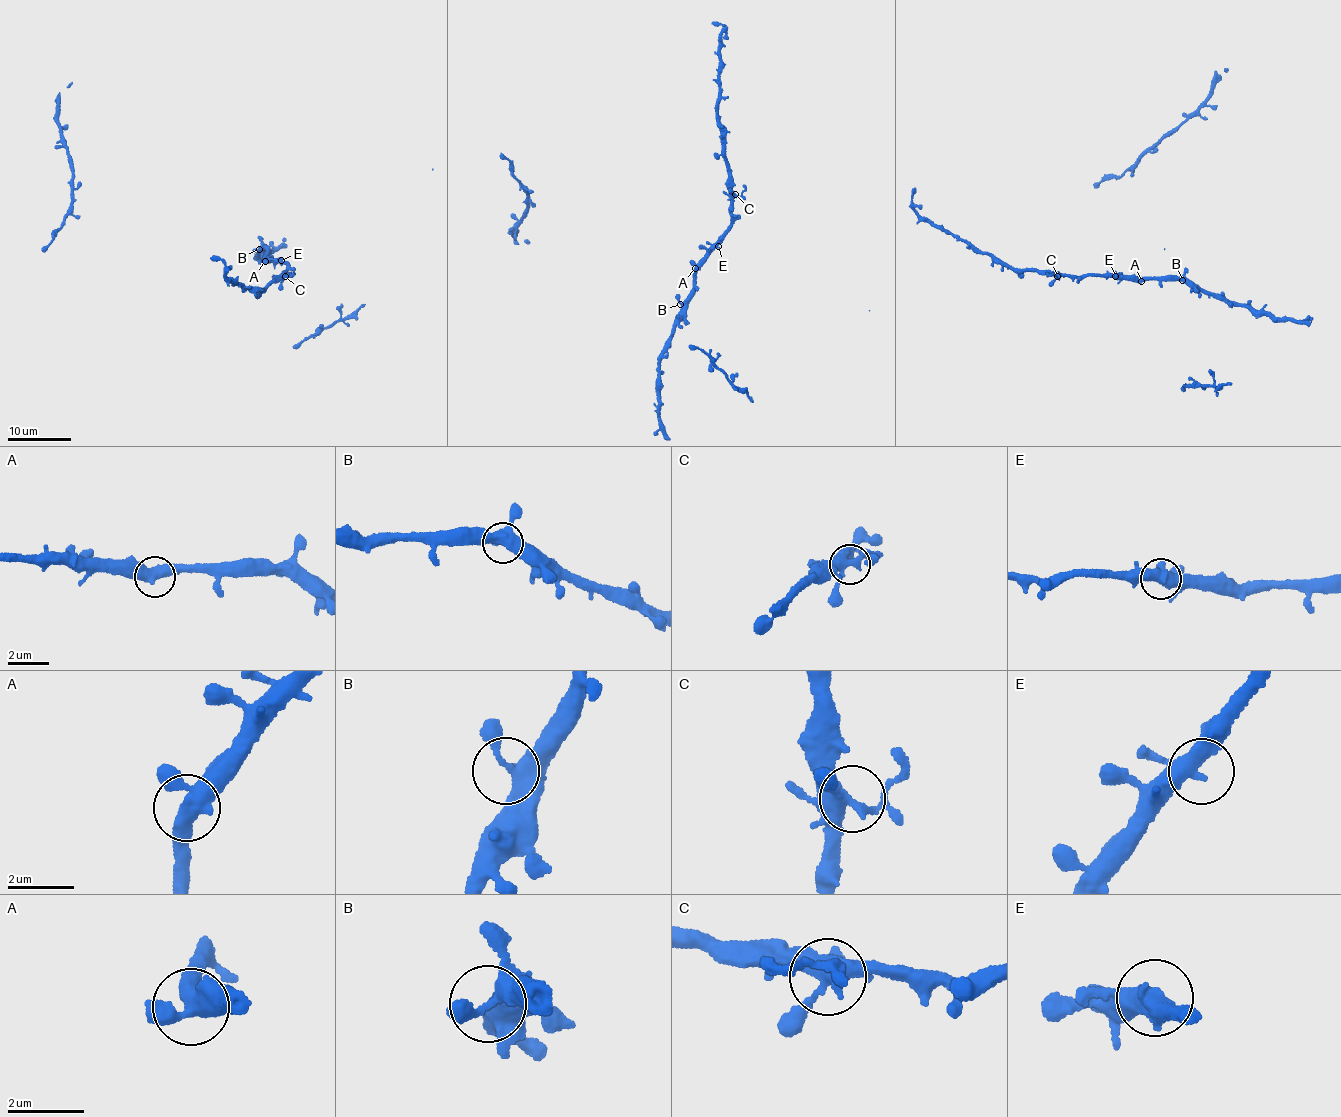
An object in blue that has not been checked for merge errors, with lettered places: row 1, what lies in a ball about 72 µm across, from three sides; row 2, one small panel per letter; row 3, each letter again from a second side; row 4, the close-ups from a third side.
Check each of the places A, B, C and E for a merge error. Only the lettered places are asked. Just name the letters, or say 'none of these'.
none of these

